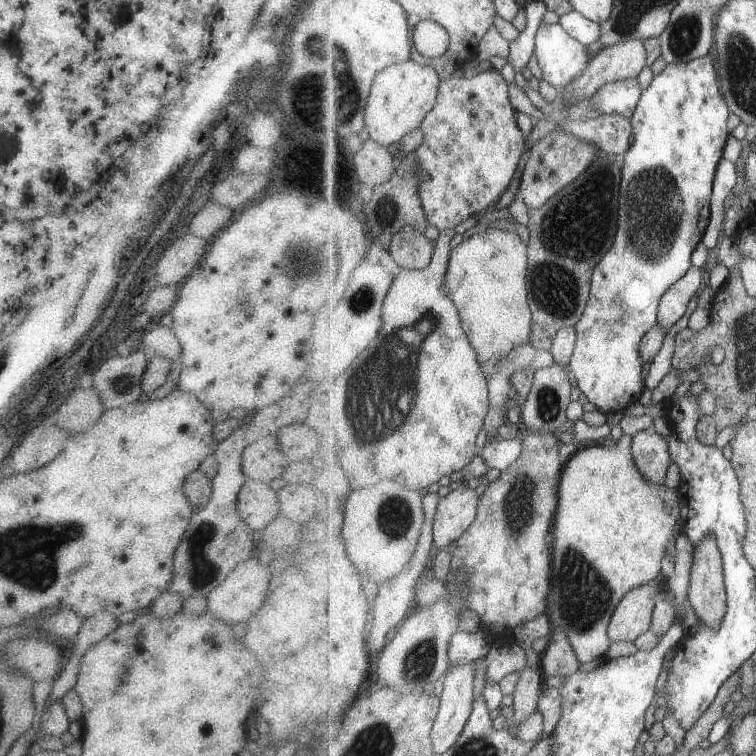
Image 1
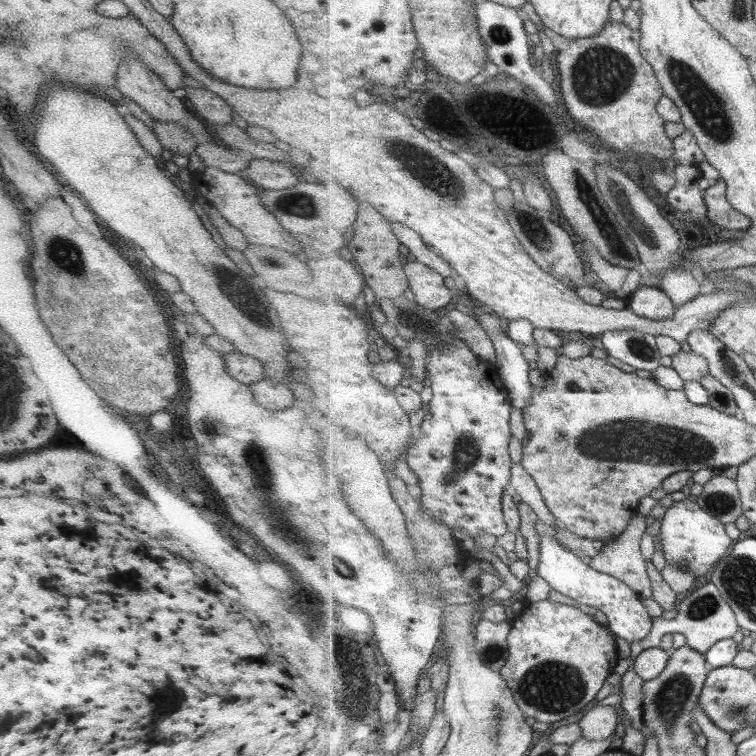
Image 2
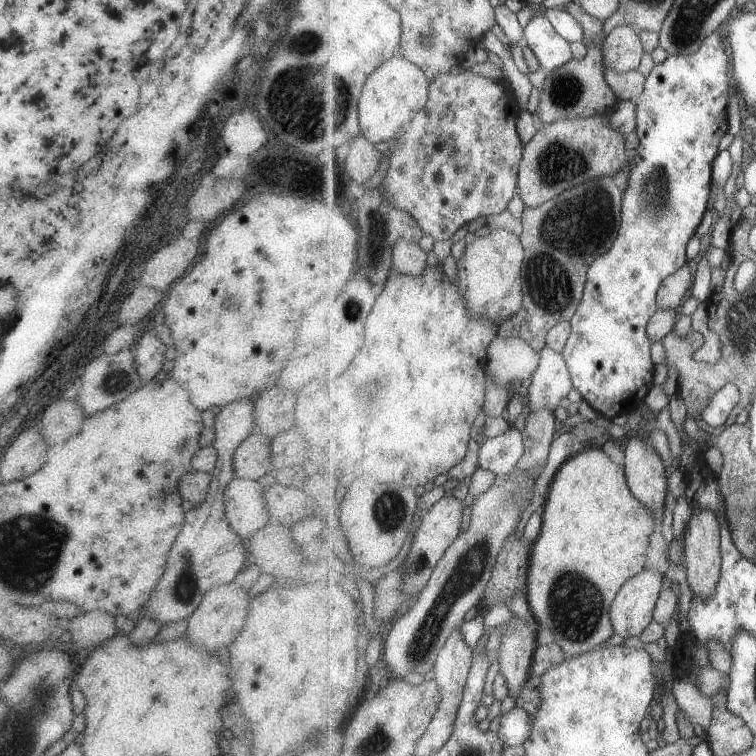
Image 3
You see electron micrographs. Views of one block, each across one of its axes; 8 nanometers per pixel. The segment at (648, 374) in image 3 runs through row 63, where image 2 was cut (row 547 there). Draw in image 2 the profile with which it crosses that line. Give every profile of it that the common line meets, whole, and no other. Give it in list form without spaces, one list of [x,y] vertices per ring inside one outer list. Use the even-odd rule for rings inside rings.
[[[686,498],[671,505],[660,520],[660,534],[665,559],[673,566],[684,566],[694,576],[707,577],[735,544],[721,520],[699,508],[699,504]]]

